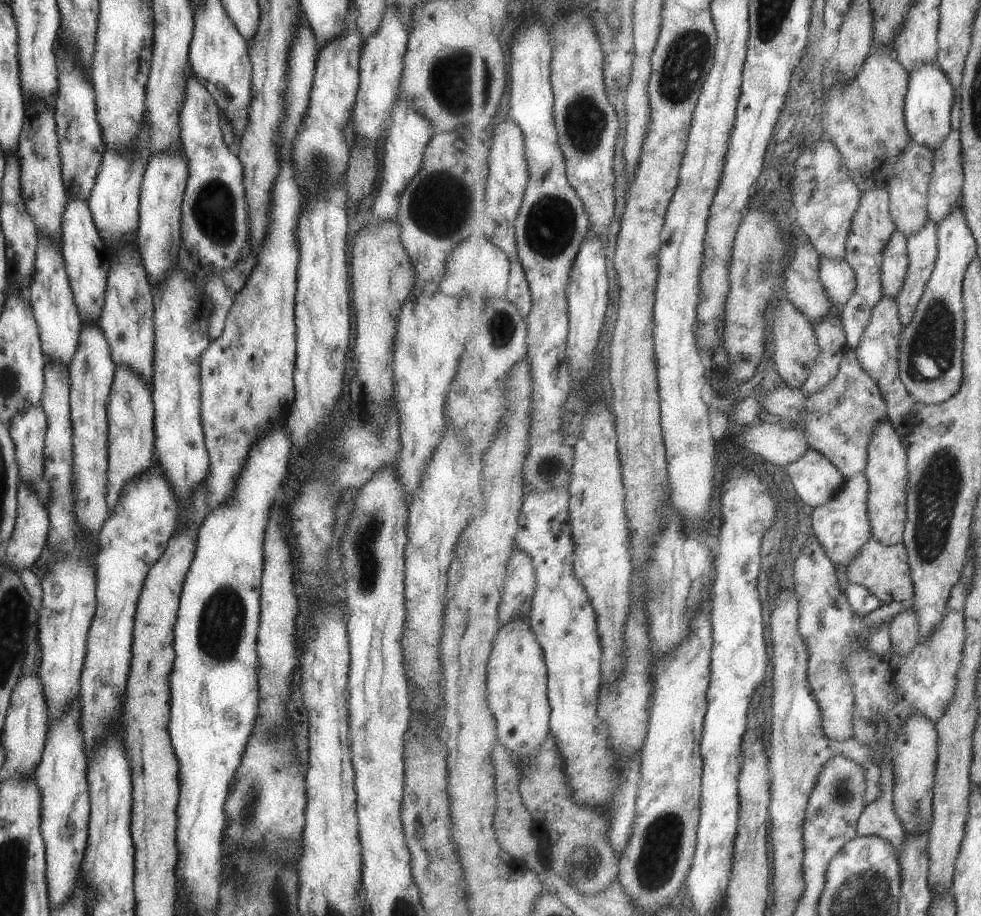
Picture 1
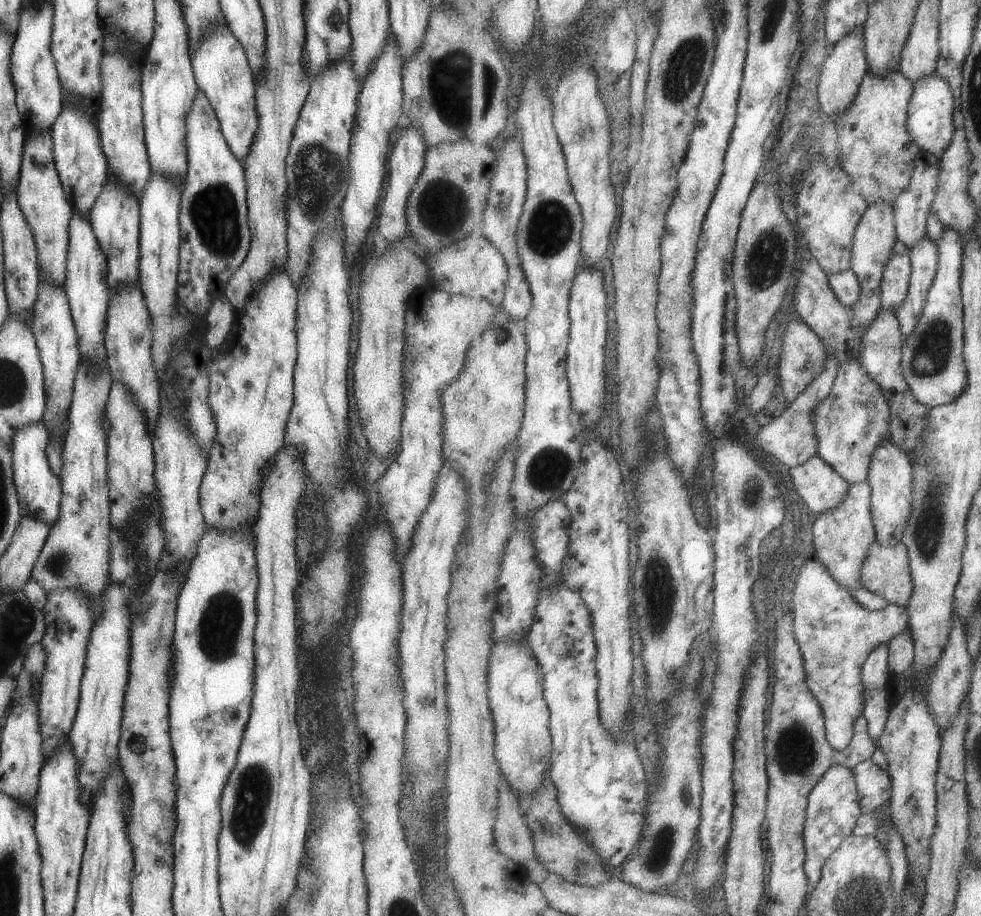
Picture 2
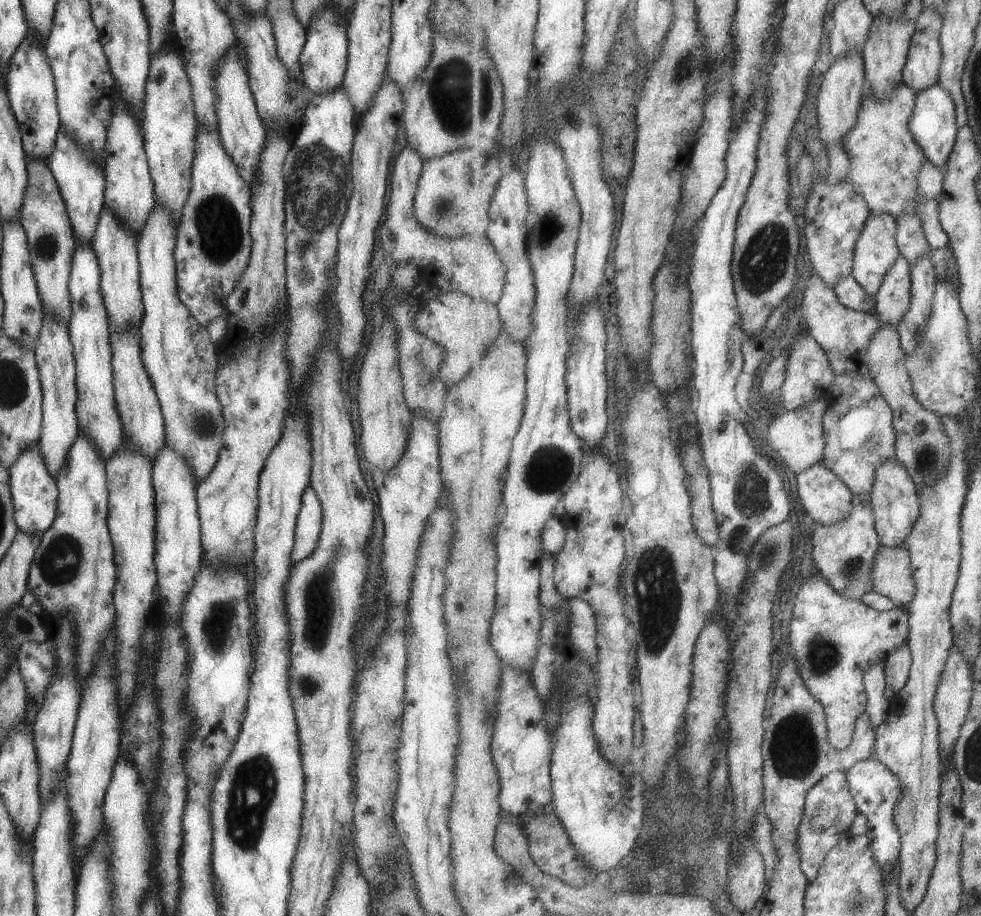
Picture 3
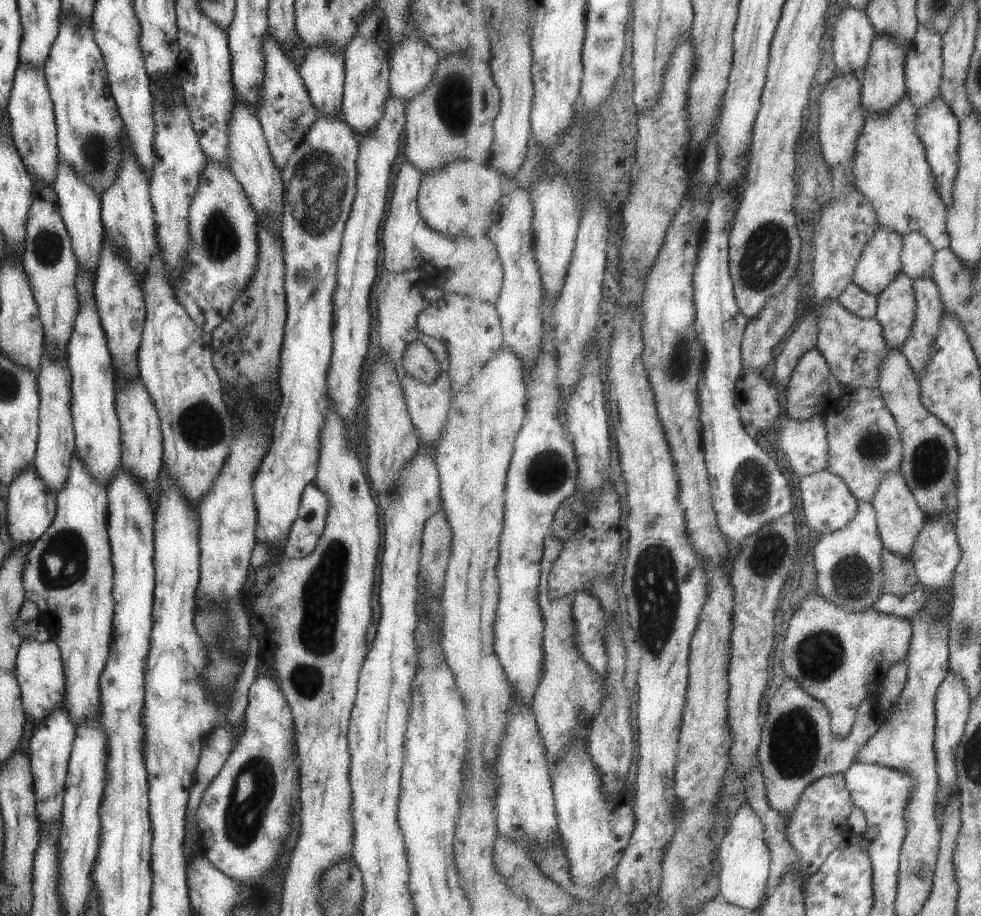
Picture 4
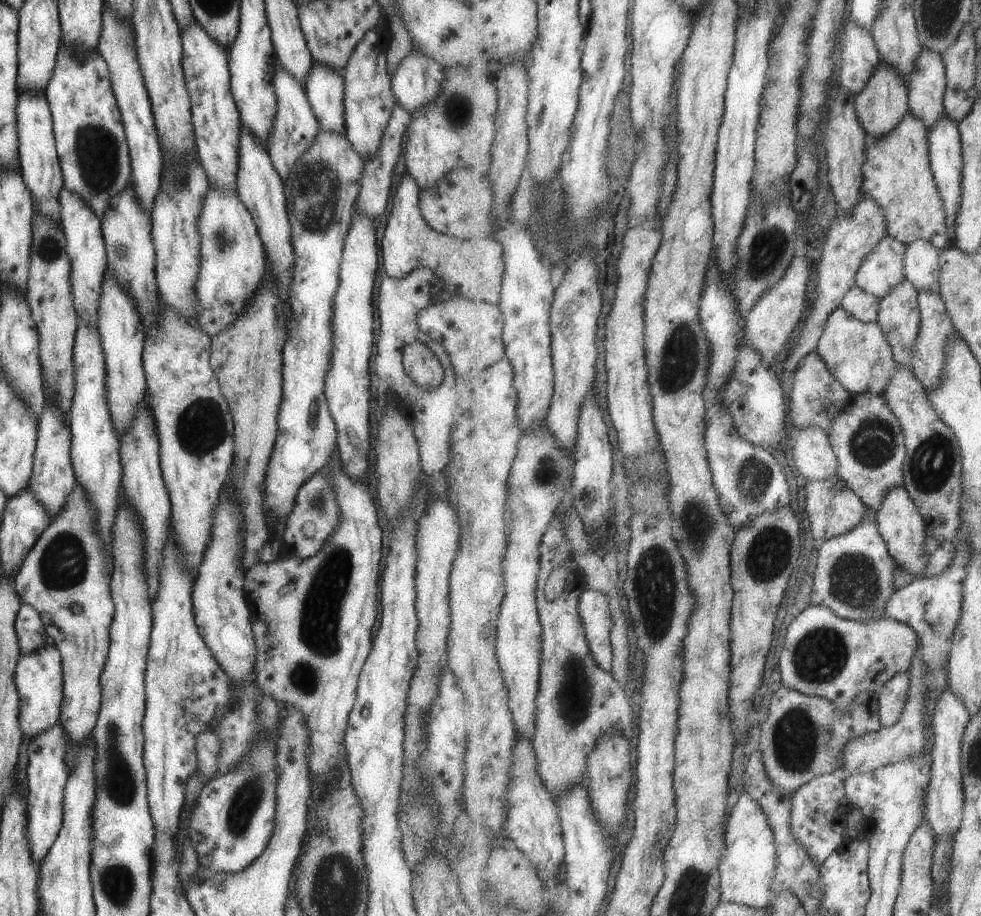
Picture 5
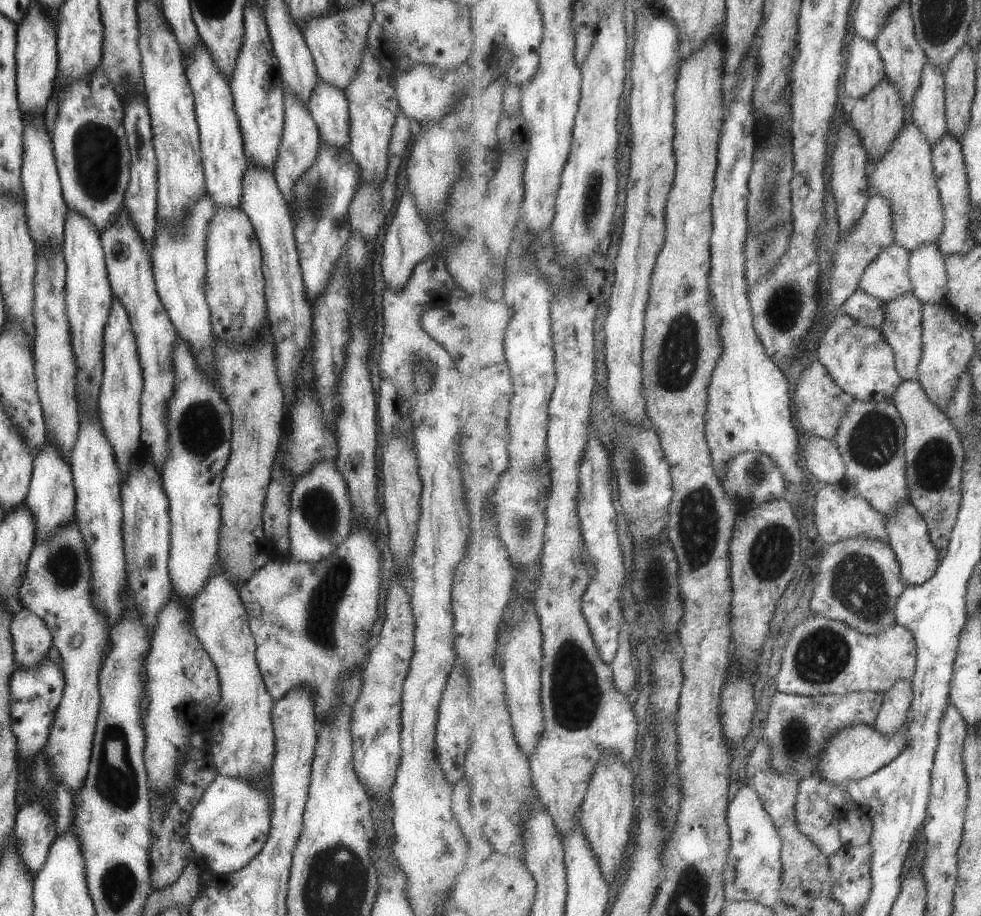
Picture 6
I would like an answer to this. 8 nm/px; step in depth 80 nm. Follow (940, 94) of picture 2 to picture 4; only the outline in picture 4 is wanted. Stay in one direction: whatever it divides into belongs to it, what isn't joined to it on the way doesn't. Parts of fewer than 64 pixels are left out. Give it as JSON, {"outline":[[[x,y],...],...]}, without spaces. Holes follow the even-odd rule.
{"outline":[[[941,95],[925,111],[918,113],[918,133],[926,146],[938,192],[949,207],[954,203],[954,186],[959,172],[960,121]]]}

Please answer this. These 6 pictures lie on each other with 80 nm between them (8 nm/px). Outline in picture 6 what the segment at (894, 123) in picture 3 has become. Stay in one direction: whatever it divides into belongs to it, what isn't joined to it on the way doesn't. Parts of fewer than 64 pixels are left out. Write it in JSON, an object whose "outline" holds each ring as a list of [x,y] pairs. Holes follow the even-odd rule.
{"outline":[[[915,122],[905,124],[894,147],[869,174],[873,193],[890,200],[894,210],[895,244],[910,253],[923,245],[939,244],[946,226],[946,208],[938,189],[934,168],[934,150]]]}

